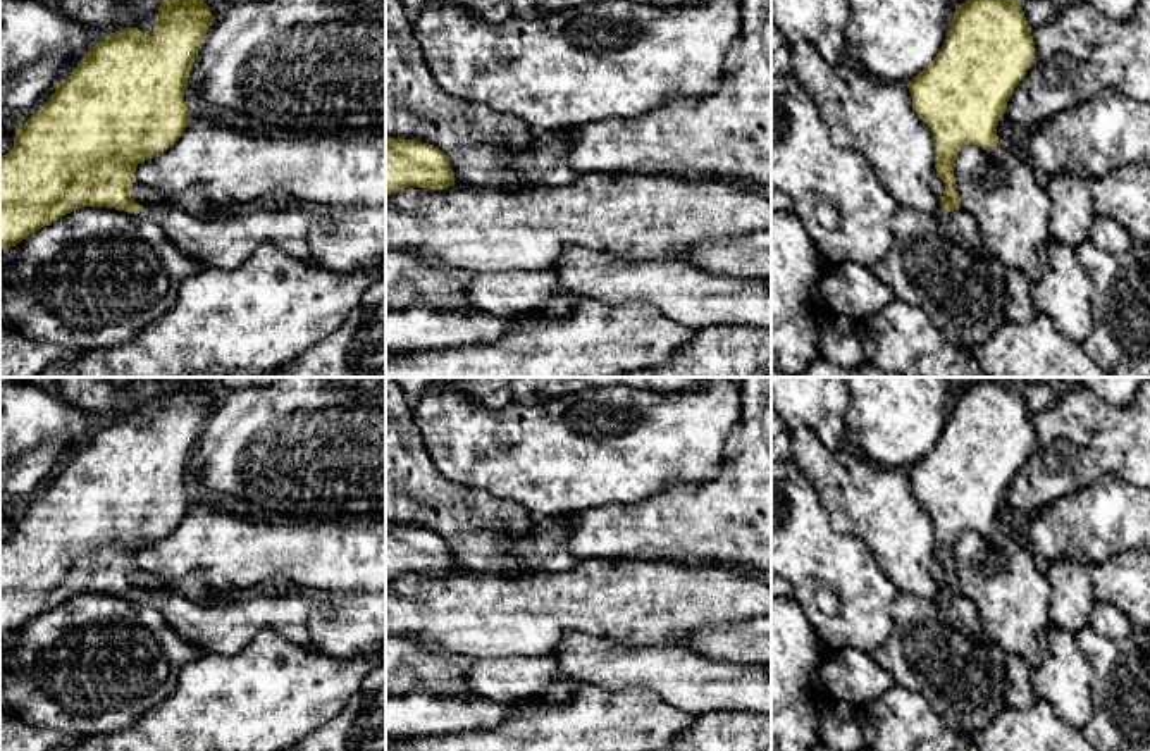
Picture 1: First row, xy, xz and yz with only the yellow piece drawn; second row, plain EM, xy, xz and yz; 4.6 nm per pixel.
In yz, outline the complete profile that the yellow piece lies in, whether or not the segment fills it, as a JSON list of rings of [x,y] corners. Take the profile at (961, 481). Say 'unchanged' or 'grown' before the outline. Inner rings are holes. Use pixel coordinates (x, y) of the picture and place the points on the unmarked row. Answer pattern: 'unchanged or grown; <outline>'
unchanged; [[[978,377],[955,393],[949,420],[942,436],[907,470],[912,494],[935,524],[937,562],[945,570],[940,593],[945,598],[961,594],[954,553],[957,539],[966,531],[995,536],[997,512],[1005,500],[1007,487],[1035,444],[1031,412],[1021,394],[1021,386],[1011,381],[993,382]]]

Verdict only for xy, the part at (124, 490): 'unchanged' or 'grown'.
grown

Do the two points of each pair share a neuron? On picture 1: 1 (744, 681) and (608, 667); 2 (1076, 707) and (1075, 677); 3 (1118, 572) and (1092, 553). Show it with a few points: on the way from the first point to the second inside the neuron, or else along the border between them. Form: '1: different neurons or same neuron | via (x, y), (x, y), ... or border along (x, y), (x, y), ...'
1: same neuron | via (710, 681), (687, 681), (665, 669), (643, 667)
2: same neuron | via (1075, 700), (1075, 684)
3: different neurons | border along (1131, 550), (1119, 552), (1092, 567)

